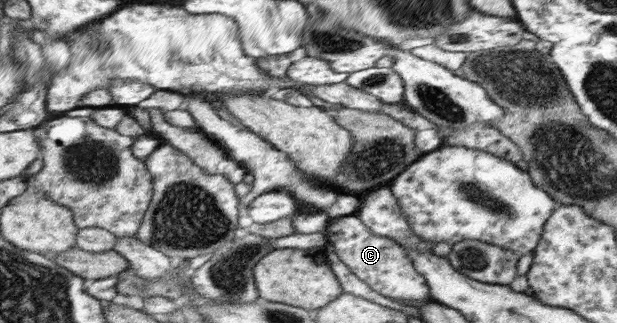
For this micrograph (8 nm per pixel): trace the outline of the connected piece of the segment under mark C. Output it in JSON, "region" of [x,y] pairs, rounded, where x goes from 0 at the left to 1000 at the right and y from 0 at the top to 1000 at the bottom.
{"region":[[[567,663],[533,681],[525,731],[541,768],[546,799],[600,895],[635,929],[677,935],[700,929],[690,867],[668,824],[665,793],[645,752],[621,728],[605,721],[590,687]]]}

